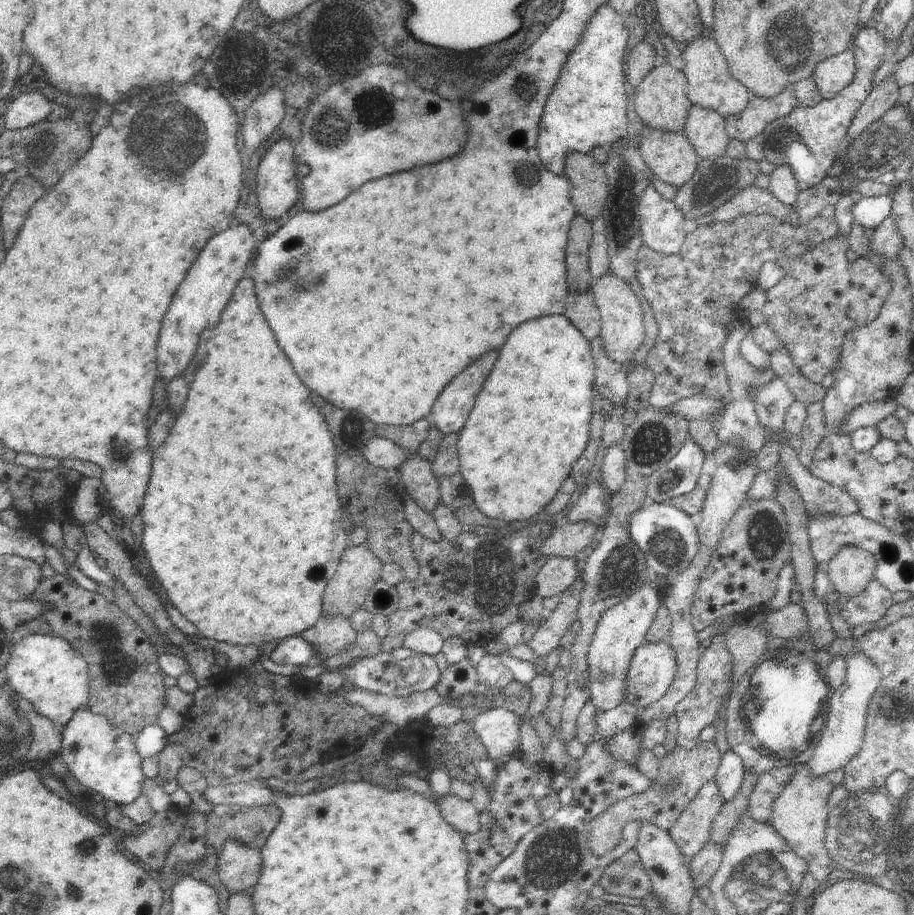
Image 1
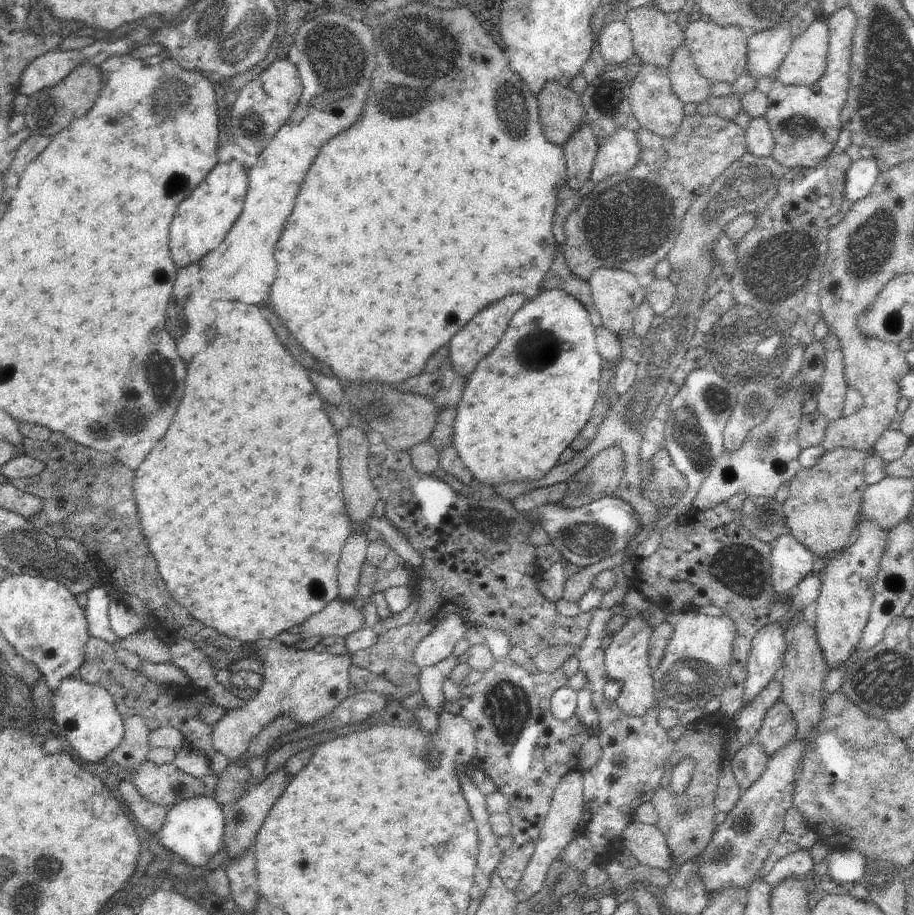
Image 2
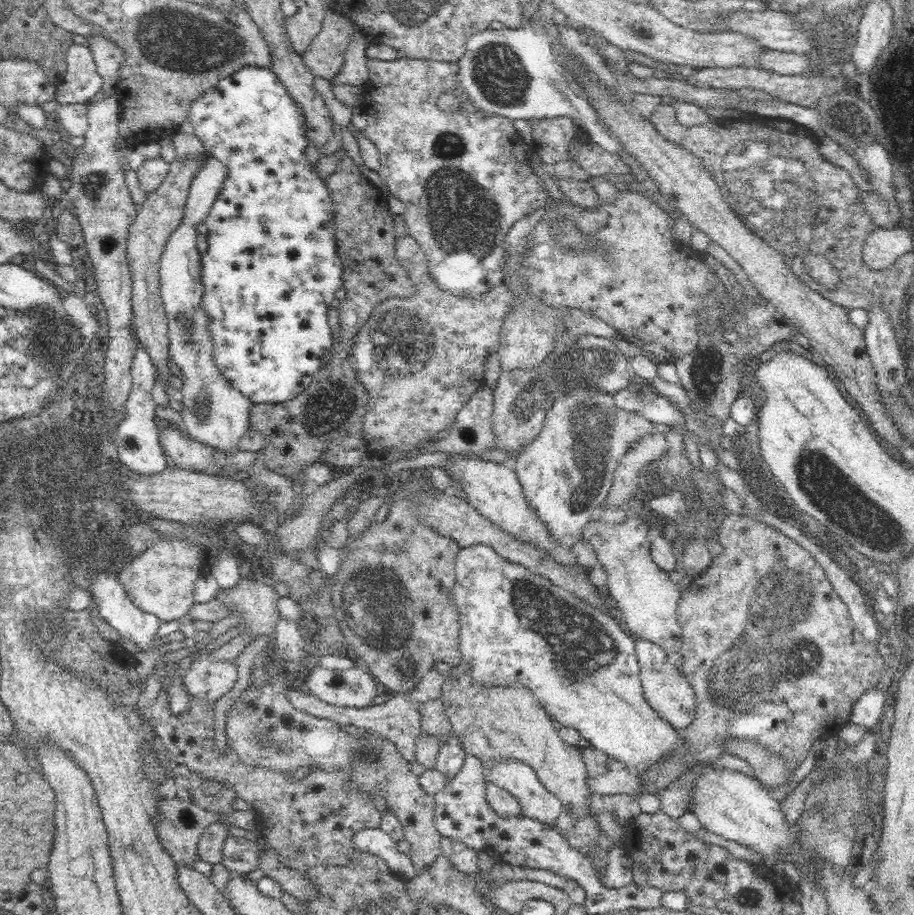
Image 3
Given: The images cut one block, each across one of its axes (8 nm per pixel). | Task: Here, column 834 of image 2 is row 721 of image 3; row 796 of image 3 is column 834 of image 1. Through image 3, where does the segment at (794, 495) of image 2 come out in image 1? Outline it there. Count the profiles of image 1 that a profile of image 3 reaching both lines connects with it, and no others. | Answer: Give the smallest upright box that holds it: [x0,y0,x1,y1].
[825,546,877,598]

